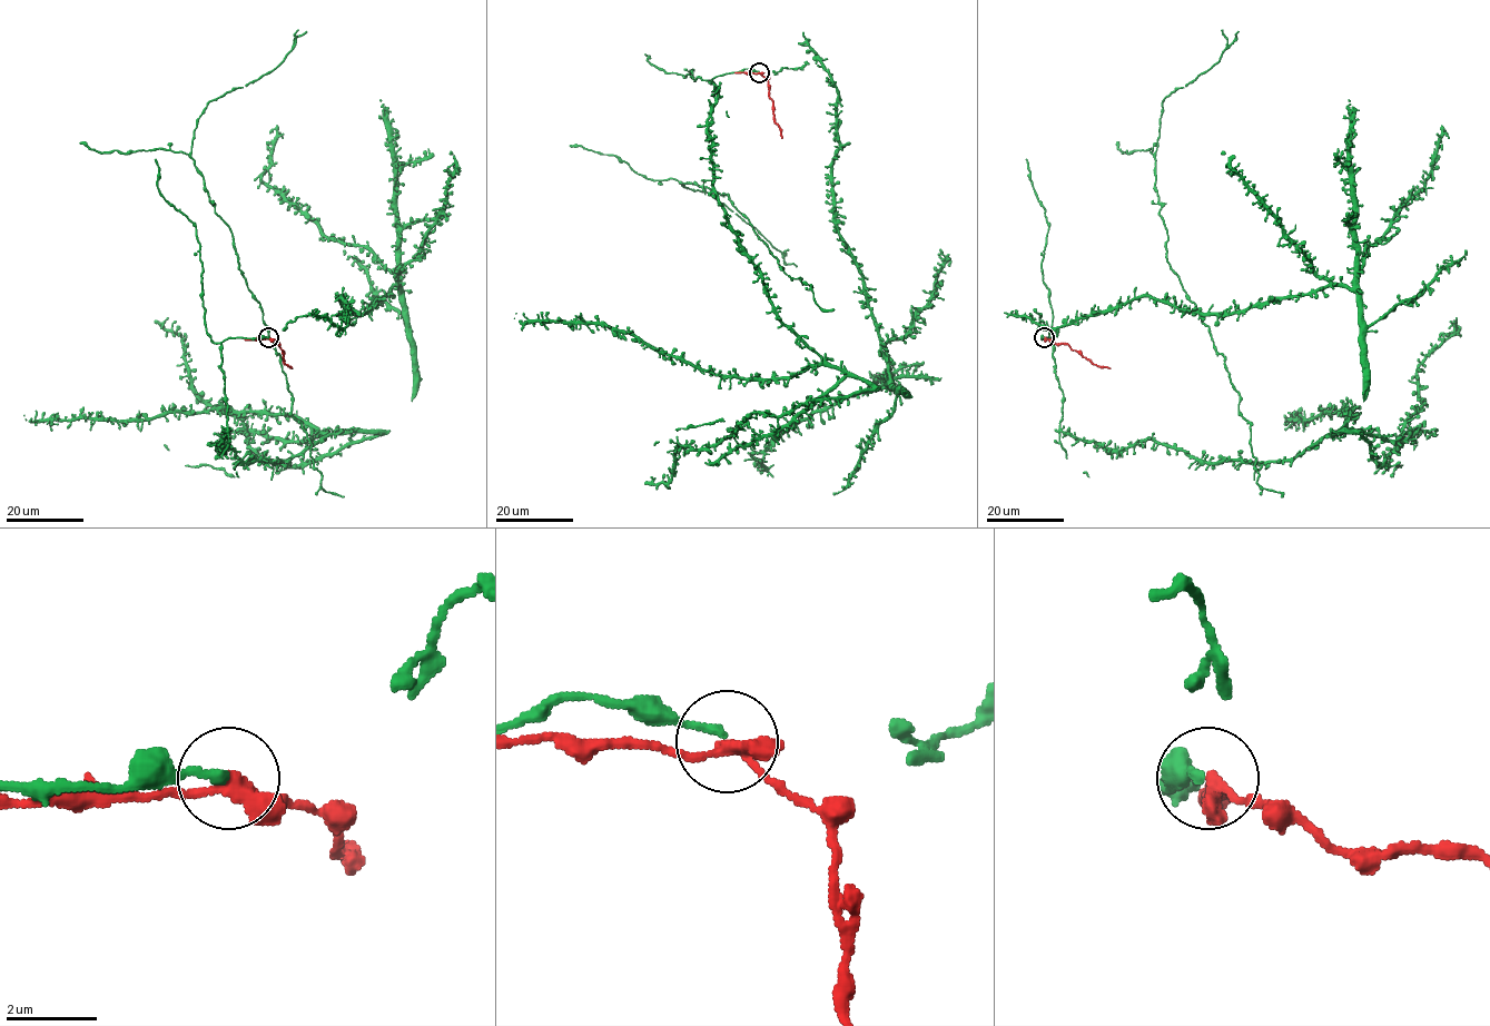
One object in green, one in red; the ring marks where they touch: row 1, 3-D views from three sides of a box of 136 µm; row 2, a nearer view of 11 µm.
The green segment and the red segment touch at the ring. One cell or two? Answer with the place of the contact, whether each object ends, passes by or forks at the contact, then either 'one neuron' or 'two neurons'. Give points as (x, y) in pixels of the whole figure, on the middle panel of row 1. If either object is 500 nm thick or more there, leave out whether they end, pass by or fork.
at (759, 72); green ends there; red forks there; two neurons

